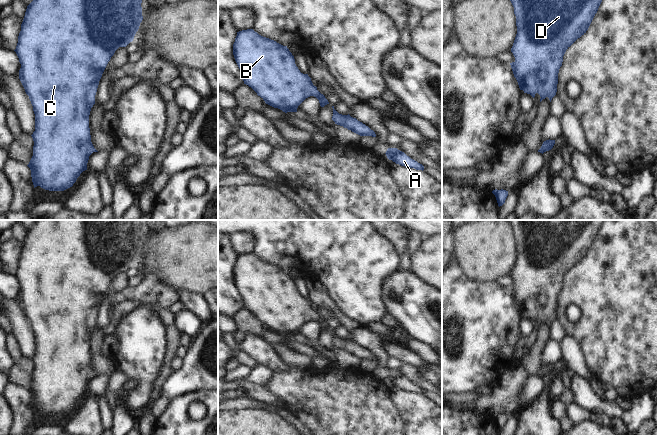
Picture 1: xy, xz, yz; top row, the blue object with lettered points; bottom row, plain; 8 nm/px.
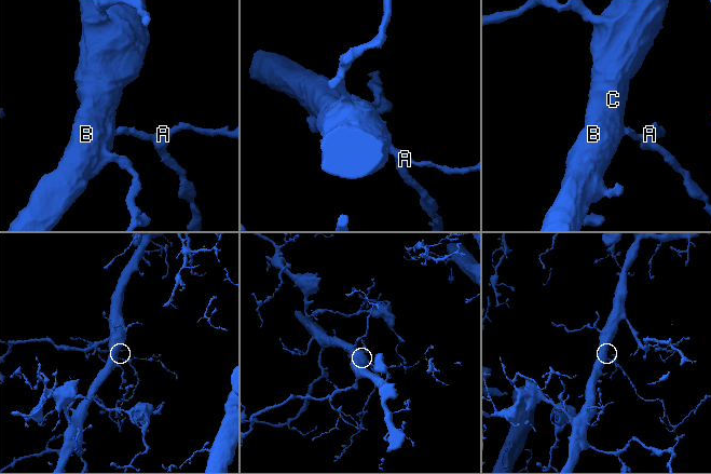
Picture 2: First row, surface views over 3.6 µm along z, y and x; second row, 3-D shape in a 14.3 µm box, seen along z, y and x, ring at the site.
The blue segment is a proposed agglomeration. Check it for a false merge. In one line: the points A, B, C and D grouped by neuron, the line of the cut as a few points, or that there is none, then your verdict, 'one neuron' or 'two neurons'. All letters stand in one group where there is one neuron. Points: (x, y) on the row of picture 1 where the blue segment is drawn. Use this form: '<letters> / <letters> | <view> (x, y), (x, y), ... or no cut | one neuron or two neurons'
A B C D | no cut | one neuron

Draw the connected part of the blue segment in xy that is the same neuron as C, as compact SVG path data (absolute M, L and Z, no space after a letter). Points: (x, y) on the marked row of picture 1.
M33 0L26 9L21 31L18 36L18 43L14 50L19 58L21 68L19 70L19 79L29 96L33 111L35 114L35 131L31 135L34 141L33 156L27 165L31 170L31 177L34 188L40 186L49 191L64 191L73 186L80 174L87 170L89 156L93 152L98 152L92 142L89 128L89 115L91 108L95 104L95 95L102 74L119 47L126 47L133 41L142 16L142 0Z

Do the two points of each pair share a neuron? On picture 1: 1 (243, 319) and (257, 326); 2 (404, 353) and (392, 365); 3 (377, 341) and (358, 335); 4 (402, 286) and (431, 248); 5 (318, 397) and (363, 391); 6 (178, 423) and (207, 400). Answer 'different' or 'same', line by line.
1: same
2: different
3: same
4: different
5: same
6: same

